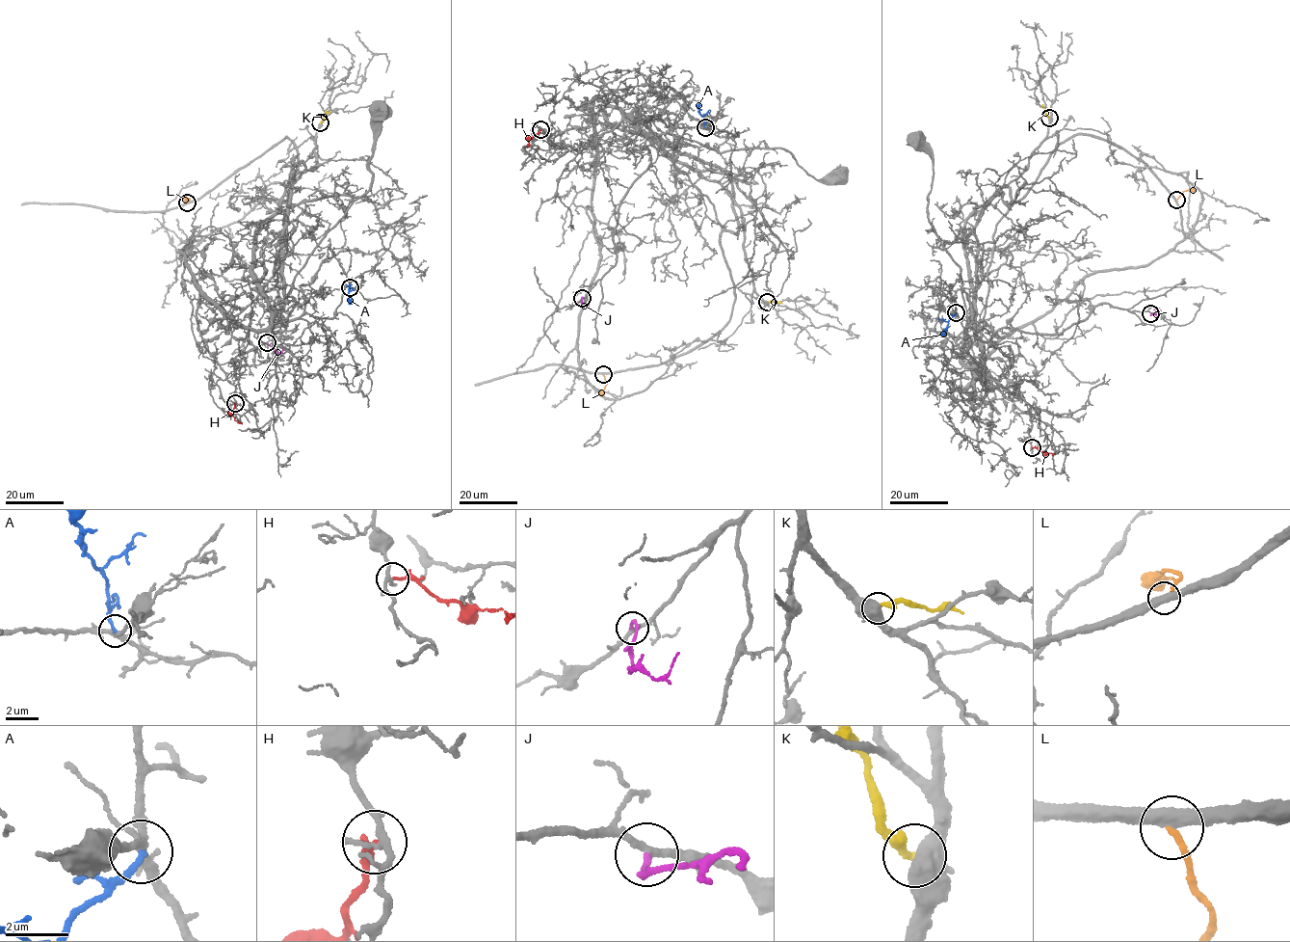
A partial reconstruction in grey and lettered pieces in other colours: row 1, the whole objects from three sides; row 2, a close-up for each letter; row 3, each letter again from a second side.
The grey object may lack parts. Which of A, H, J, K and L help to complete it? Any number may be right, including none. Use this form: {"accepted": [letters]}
{"accepted": []}

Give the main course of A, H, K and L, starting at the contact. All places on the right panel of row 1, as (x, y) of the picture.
A: (956, 313), (949, 319), (947, 329), (939, 335)
H: (1032, 447), (1055, 454)
K: (1049, 118), (1042, 104)
L: (1176, 201), (1180, 193), (1196, 190)

